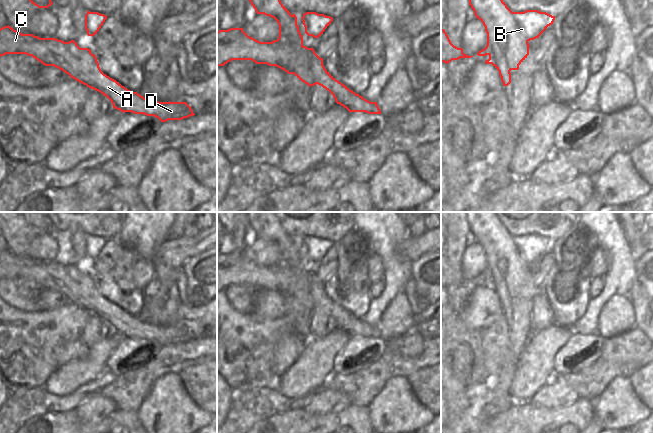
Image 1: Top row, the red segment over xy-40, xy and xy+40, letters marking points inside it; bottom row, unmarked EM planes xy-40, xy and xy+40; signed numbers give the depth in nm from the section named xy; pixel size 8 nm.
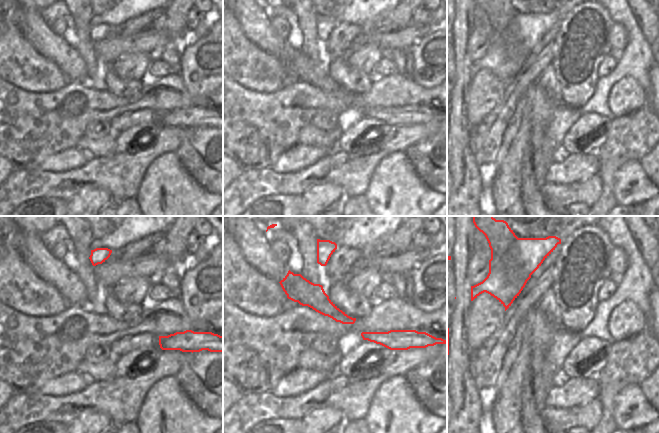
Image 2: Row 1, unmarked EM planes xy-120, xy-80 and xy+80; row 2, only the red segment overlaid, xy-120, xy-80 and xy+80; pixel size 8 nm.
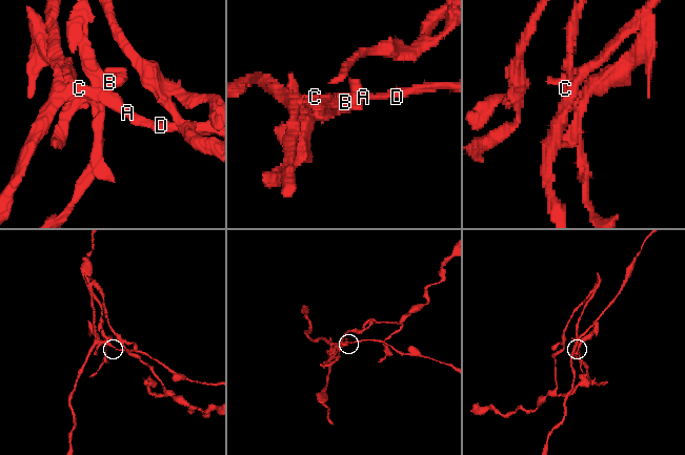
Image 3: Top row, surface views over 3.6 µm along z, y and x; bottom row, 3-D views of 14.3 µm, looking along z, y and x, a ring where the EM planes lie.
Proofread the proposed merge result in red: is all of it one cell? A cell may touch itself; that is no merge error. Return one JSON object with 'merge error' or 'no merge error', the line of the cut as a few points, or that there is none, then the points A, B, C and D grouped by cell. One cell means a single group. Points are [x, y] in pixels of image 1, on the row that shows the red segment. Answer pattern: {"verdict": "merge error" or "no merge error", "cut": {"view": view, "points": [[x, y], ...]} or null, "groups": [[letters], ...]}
{"verdict": "merge error", "cut": {"view": "xy", "points": [[277, 39], [283, 42], [297, 43], [302, 46]]}, "groups": [["A", "C", "D"], ["B"]]}

